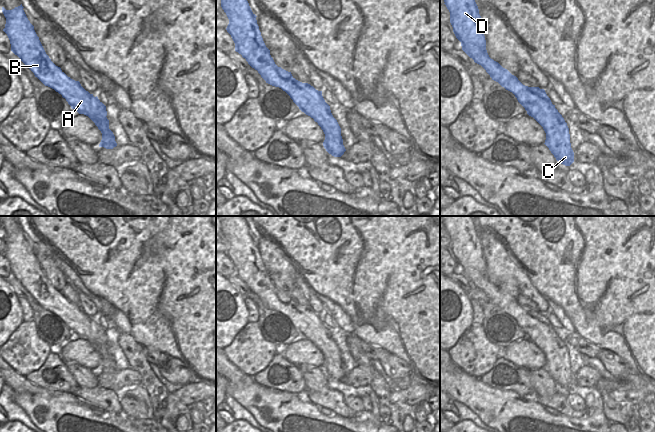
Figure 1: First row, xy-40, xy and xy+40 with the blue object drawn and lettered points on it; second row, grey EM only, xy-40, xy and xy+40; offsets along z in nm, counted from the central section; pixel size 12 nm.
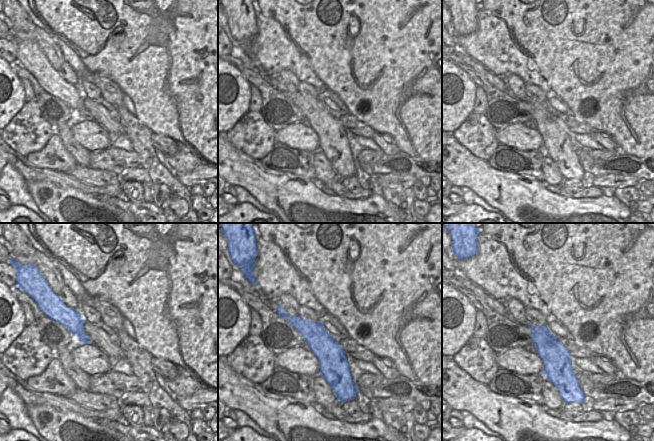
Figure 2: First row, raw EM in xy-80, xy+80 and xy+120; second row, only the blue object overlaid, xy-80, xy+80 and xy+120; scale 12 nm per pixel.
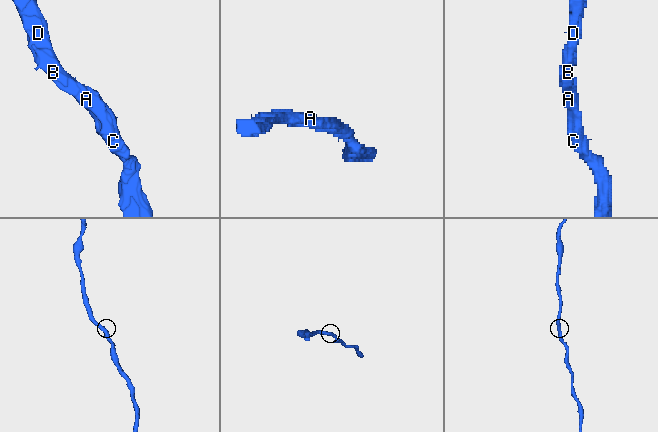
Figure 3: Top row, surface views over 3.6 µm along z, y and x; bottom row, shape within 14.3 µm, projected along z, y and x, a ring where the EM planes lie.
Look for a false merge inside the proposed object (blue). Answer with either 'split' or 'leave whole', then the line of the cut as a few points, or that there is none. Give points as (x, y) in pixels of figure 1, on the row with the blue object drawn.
leave whole; cut none

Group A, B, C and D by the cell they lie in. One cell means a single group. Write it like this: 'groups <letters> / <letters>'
groups A B C D

